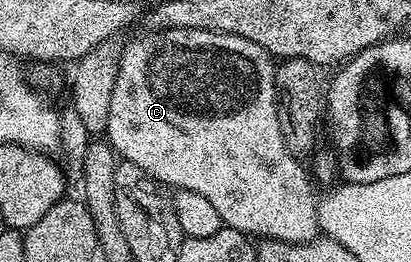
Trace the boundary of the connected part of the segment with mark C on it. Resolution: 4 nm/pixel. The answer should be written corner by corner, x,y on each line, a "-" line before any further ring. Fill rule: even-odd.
162,29
148,31
145,34
145,37
136,38
132,45
130,43
130,52
126,59
121,60
118,67
114,95
110,95
110,115
106,130
108,144
124,161
142,167
142,171
149,173
157,183
163,183
165,186
173,185
173,190
176,191
185,189
202,195
202,199
207,199
213,205
214,211
218,211
221,222
229,229
236,229
256,239
285,241
287,245
303,245
313,240
318,233
316,219
318,197
317,194
312,194
313,182
310,180
309,170
307,173
300,166
303,164
286,147
286,139
282,139
282,131
278,127
273,58
265,53
262,47
258,47
258,43
250,39
242,39
233,33
216,33
213,29

